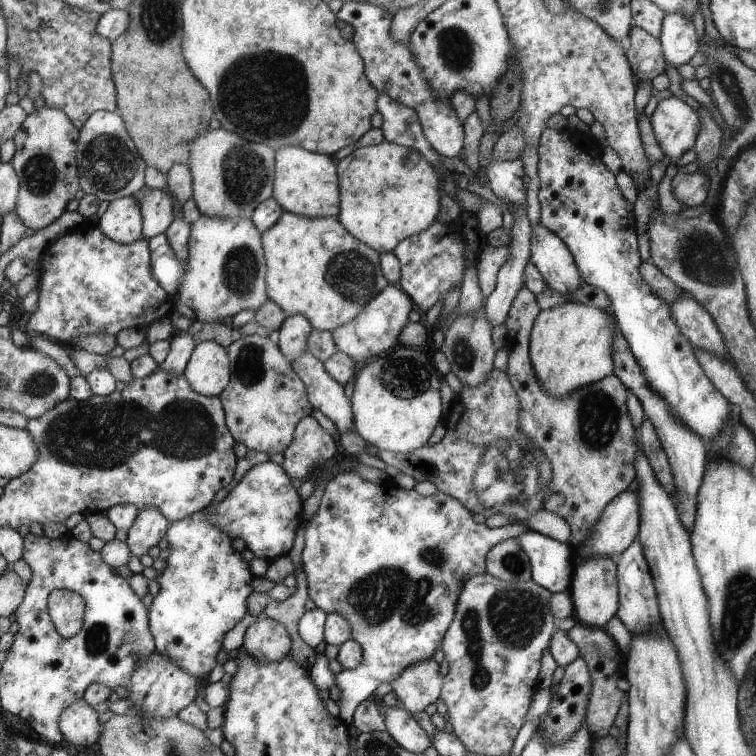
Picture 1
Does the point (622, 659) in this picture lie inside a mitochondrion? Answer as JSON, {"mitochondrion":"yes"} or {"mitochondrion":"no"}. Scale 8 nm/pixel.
{"mitochondrion":"no"}

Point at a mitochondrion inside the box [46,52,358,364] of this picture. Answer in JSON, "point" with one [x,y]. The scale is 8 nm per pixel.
{"point":[108,159]}

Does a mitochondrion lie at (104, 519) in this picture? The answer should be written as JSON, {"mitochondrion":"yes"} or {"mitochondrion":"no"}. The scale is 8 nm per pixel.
{"mitochondrion":"no"}

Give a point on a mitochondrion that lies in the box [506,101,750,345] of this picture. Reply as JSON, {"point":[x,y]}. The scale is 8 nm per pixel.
{"point":[699,253]}

